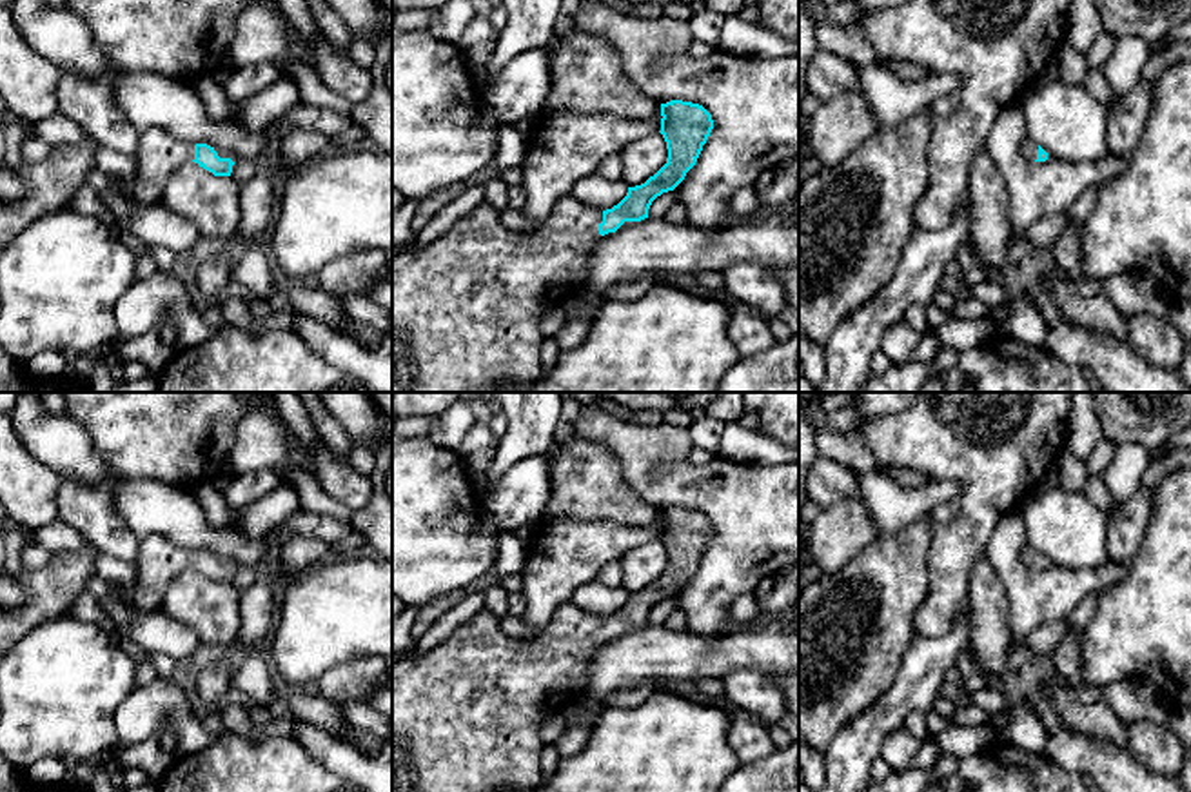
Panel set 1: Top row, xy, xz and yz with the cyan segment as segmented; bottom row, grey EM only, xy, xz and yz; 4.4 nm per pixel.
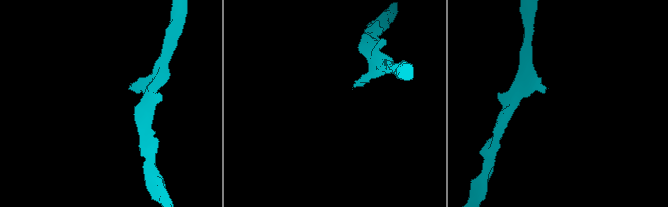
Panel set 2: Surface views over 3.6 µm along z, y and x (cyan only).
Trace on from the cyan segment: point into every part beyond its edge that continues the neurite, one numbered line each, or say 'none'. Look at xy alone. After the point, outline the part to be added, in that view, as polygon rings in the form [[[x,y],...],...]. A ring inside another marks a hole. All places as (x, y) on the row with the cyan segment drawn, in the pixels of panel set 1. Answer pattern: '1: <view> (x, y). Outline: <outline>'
1: xy (158, 155). Outline: [[[158,127],[142,133],[134,156],[136,182],[133,187],[140,205],[153,205],[162,200],[167,178],[180,165],[194,160],[194,145]]]

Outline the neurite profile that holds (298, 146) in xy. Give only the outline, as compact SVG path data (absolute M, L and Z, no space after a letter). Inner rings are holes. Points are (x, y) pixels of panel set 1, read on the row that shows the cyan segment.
M310 129L289 131L280 145L281 160L290 167L318 160L325 156L329 149L330 138Z

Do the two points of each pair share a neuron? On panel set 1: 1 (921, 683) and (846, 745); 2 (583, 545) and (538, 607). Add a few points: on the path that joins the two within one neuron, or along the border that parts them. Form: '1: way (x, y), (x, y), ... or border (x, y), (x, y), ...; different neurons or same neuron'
1: way (903, 698), (865, 734); same neuron
2: way (569, 560), (551, 578), (543, 593); same neuron

